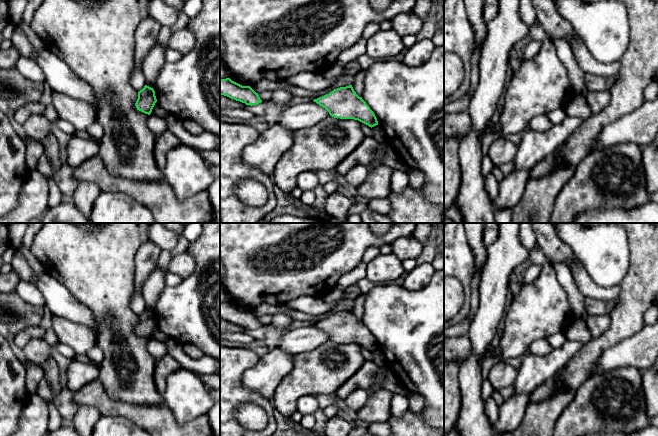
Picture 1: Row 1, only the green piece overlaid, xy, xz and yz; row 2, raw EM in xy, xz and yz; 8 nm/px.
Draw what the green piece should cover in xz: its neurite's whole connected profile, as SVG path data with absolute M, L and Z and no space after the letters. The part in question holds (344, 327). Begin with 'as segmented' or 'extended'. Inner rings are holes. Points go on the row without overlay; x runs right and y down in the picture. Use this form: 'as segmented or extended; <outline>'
as segmented; M352 309L334 313L313 325L325 332L334 342L358 344L371 352L378 349L374 336L362 321L356 318Z

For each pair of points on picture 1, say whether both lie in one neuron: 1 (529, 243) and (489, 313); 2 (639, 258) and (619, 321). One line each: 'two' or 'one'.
1: two
2: one

